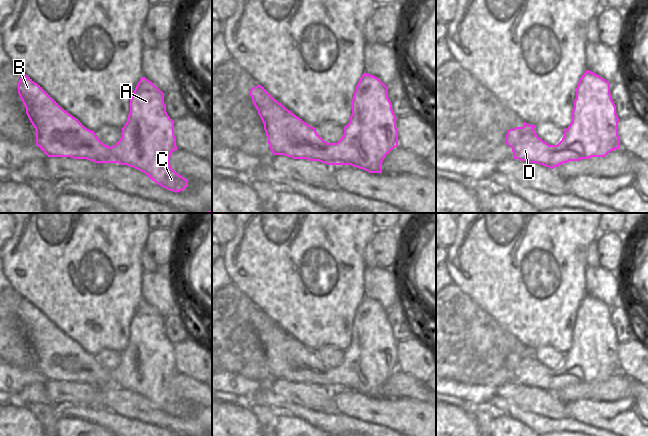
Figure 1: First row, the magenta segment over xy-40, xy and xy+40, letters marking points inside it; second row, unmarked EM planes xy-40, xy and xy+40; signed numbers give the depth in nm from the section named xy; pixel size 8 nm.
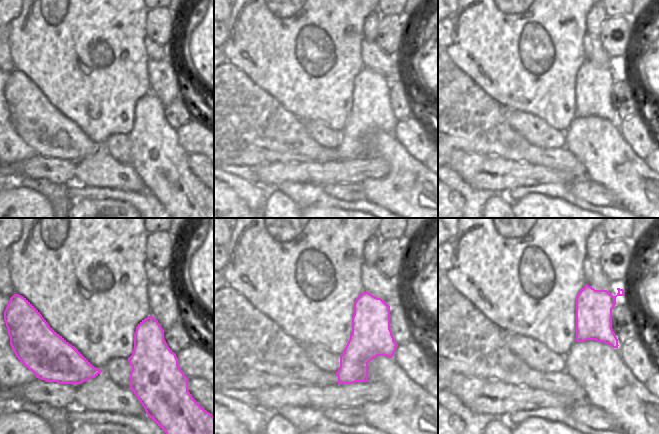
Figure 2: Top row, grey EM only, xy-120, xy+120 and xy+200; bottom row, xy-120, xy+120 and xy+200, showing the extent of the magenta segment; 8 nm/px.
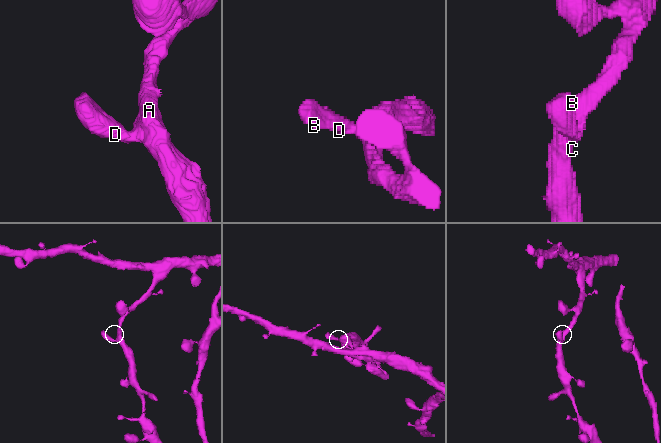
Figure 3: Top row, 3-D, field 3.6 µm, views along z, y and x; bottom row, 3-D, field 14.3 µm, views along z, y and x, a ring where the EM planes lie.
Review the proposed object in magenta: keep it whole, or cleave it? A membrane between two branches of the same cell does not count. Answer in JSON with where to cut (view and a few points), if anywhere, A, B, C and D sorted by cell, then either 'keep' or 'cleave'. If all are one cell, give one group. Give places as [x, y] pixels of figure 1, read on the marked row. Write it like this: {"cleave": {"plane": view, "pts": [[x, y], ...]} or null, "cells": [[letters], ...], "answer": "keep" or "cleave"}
{"cleave": null, "cells": [["A", "B", "C", "D"]], "answer": "keep"}

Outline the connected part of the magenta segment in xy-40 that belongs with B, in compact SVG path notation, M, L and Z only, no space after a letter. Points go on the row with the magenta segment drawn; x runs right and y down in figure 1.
M27 75L18 82L18 94L26 114L36 130L36 145L48 157L87 159L95 163L119 163L145 173L161 187L175 193L188 186L188 180L170 166L170 156L177 150L174 121L168 116L164 93L151 81L142 77L131 98L128 120L122 128L120 140L113 146L105 145L94 131L65 111L40 85Z

